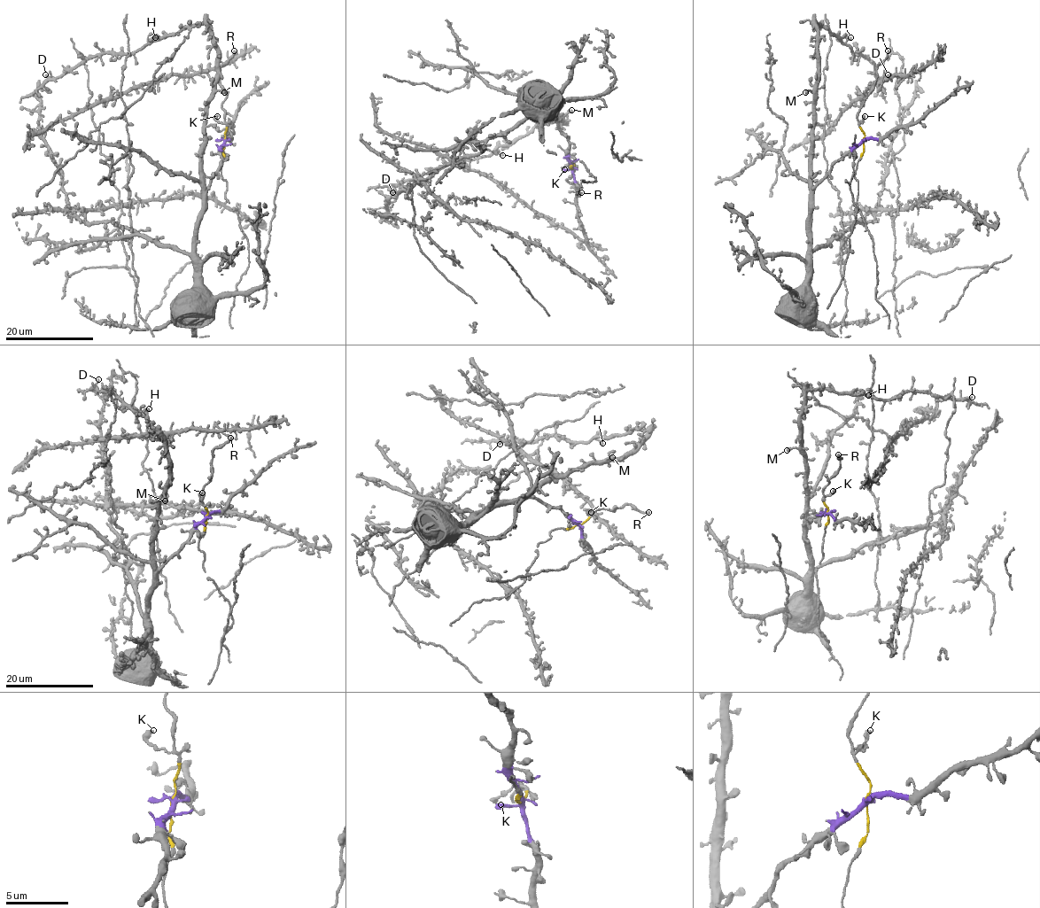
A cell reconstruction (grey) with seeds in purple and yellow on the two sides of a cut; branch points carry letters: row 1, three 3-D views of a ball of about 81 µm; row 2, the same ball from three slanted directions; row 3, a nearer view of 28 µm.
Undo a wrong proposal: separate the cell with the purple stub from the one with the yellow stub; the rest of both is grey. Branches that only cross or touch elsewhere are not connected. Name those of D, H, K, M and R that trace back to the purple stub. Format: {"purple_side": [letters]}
{"purple_side": ["D", "H", "M"]}

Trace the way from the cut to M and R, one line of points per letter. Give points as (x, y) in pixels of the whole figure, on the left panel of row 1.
M: (224, 141), (221, 146), (221, 165), (206, 187), (202, 151), (205, 104), (218, 90), (224, 92)
R: (223, 141), (227, 127), (222, 102), (227, 95), (220, 84), (220, 67), (234, 50)

